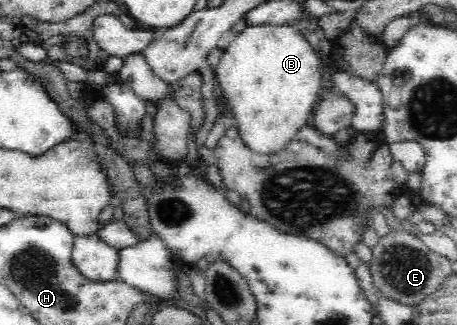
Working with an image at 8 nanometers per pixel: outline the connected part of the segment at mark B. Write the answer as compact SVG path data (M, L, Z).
M297 22L282 25L271 23L247 25L247 28L237 33L229 46L224 49L217 64L219 86L231 103L231 111L235 125L239 127L241 139L253 151L259 153L272 153L284 147L291 139L295 139L297 132L307 126L309 114L313 112L315 97L322 88L320 56L295 27L296 25Z

